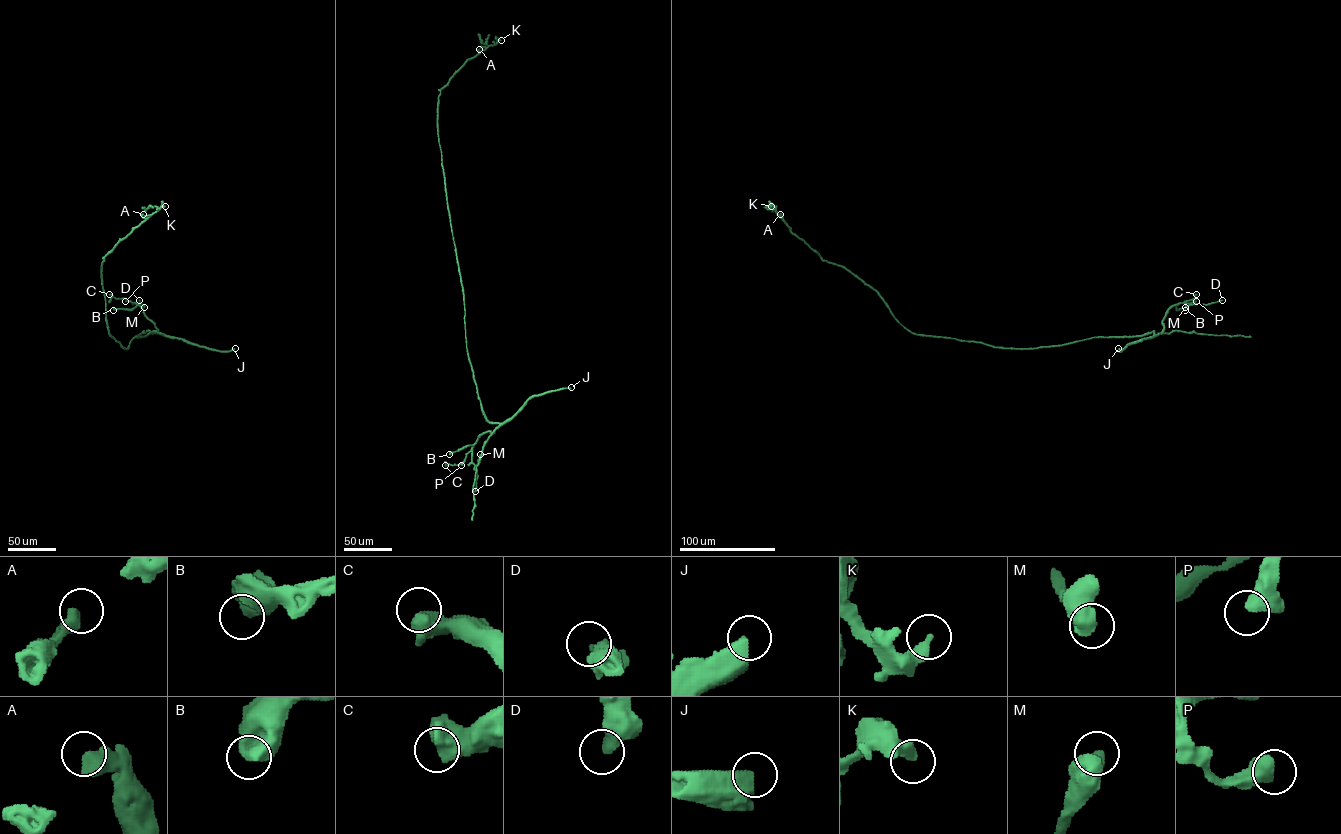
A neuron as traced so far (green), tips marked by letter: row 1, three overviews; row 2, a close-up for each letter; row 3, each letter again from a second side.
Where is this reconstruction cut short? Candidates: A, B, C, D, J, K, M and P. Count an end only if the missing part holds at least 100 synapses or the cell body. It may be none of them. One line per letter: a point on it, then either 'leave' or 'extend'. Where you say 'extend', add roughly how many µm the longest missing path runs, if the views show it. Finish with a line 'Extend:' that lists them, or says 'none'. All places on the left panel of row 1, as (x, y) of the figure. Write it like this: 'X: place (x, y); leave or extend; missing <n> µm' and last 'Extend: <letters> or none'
A: place (143, 214); leave
B: place (113, 310); leave
C: place (109, 294); leave
D: place (139, 300); leave
J: place (235, 348); leave
K: place (165, 206); leave
M: place (144, 307); leave
P: place (125, 301); leave
Extend: none

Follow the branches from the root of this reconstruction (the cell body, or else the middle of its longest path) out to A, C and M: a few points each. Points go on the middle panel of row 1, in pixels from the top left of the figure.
A: (521, 409), (502, 423), (491, 423), (478, 396), (438, 137), (440, 90), (479, 49)
C: (521, 409), (492, 432), (482, 434), (462, 462), (445, 465)
M: (521, 409), (492, 432), (486, 431), (479, 436), (472, 449), (472, 462), (475, 465), (480, 454)

